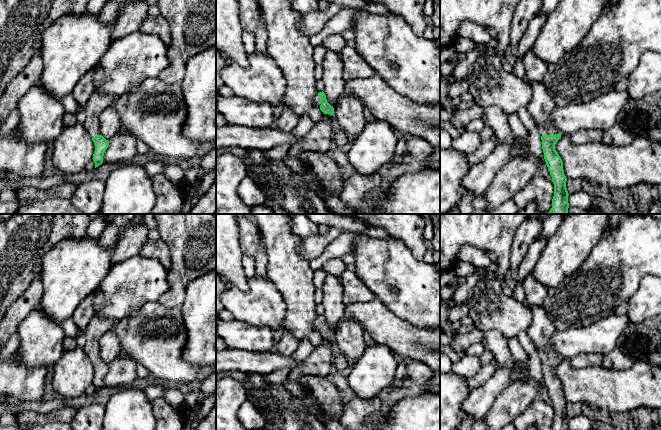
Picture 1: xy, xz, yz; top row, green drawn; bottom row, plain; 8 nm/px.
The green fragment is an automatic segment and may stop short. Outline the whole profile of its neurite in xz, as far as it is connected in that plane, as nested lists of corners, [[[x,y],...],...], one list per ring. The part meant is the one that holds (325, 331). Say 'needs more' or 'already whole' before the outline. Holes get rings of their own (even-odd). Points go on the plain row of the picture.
needs more | [[[317,315],[314,320],[314,329],[324,338],[334,338],[334,332],[327,326],[326,319],[323,315]]]

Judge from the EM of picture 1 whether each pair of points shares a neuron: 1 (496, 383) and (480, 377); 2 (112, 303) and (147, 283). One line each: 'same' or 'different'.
1: different
2: same

